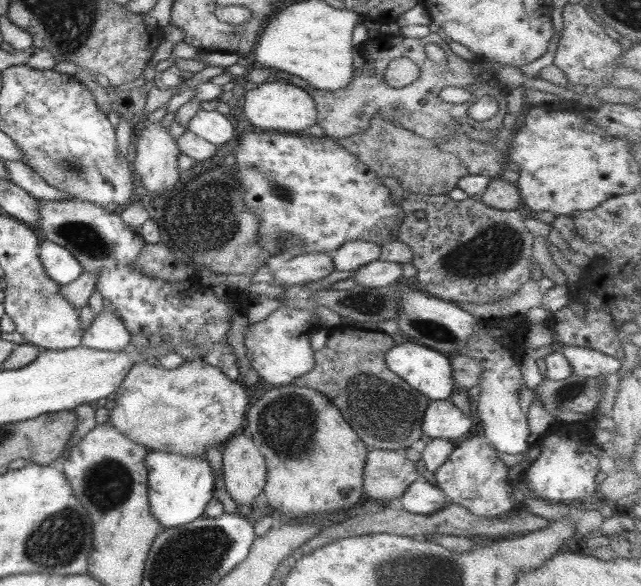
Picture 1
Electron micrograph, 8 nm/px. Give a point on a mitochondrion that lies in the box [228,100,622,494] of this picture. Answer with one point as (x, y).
(384, 411)

